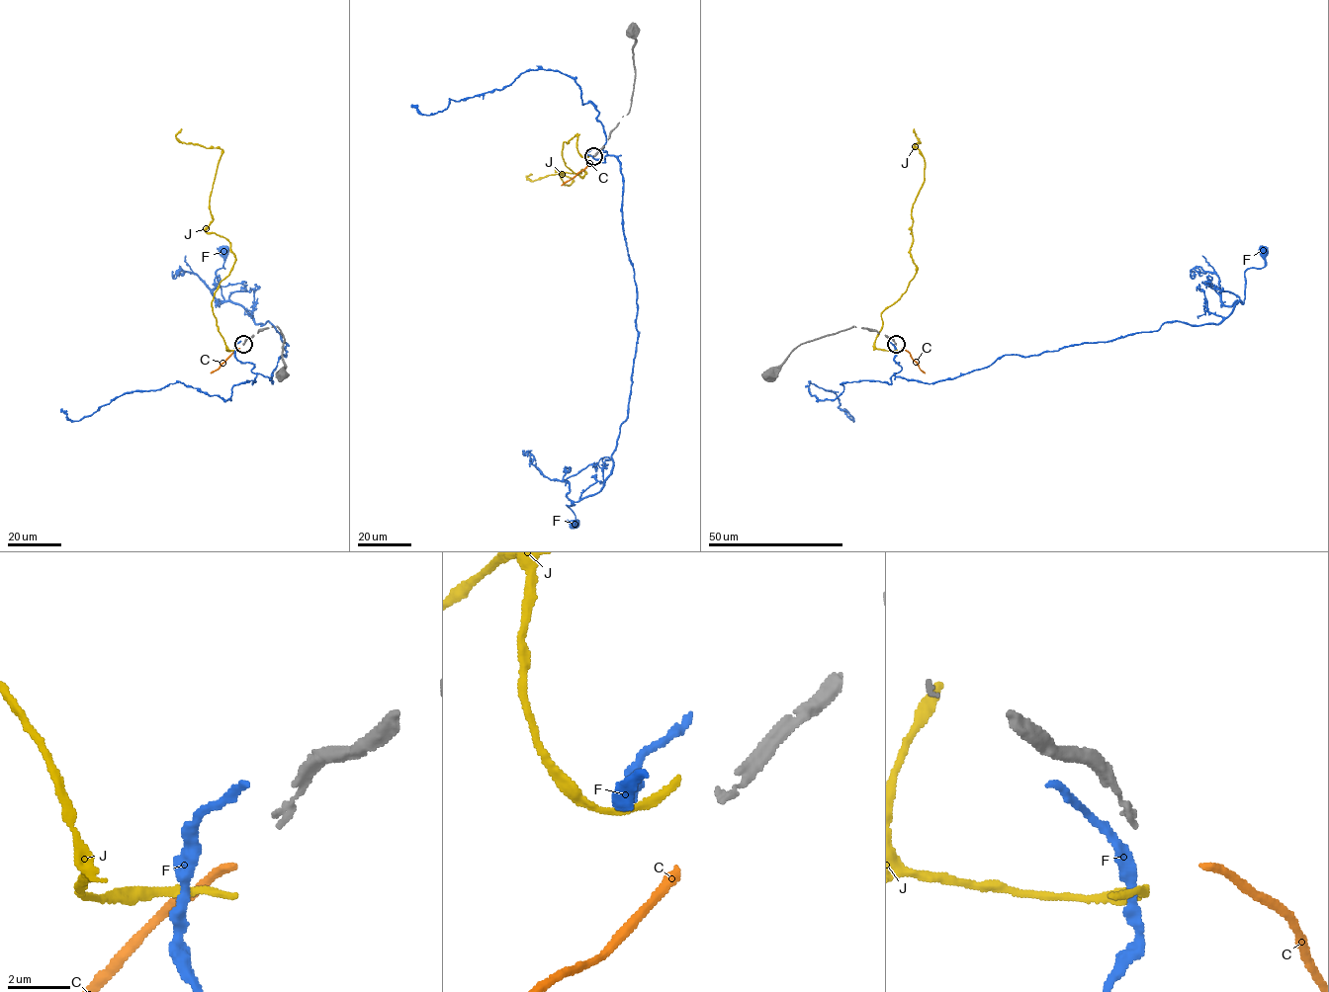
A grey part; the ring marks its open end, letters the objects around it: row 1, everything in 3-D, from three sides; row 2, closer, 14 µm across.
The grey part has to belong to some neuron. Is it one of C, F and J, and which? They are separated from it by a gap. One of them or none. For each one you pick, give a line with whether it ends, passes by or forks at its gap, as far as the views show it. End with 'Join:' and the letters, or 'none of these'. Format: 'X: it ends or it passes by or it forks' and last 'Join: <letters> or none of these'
Join: none of these

